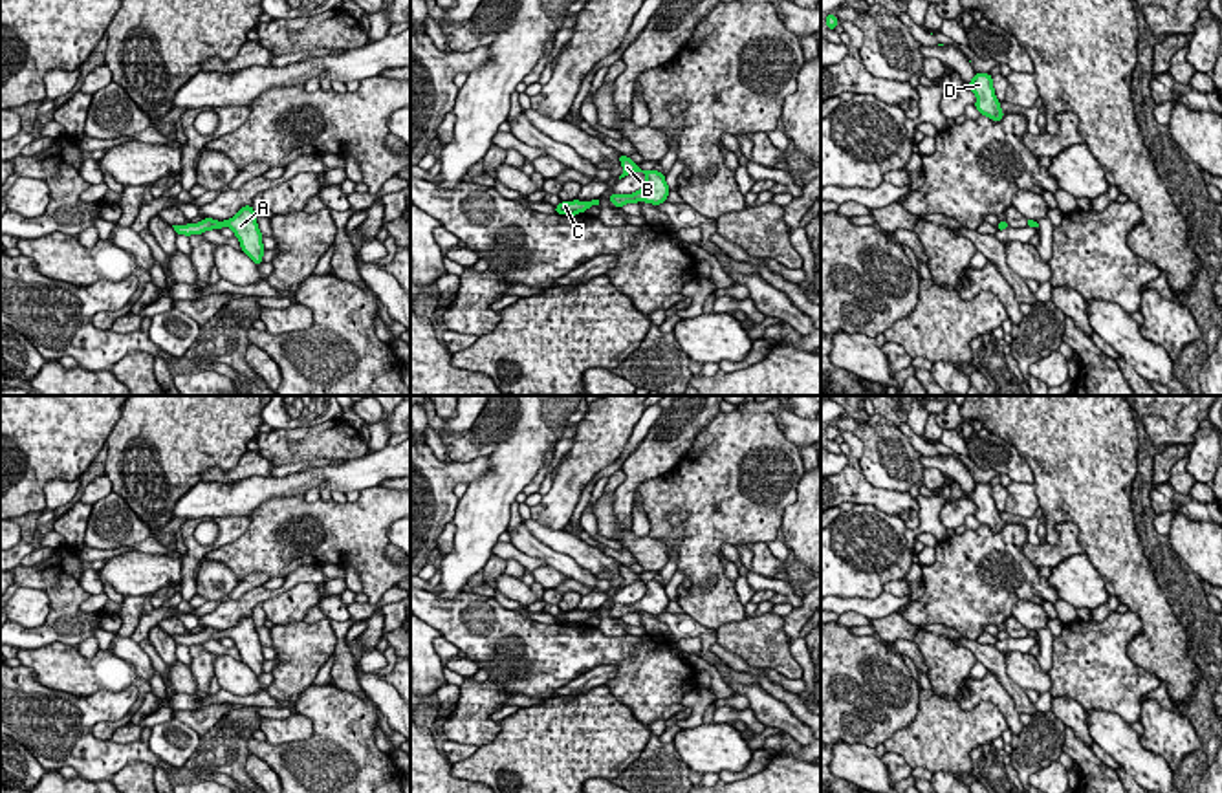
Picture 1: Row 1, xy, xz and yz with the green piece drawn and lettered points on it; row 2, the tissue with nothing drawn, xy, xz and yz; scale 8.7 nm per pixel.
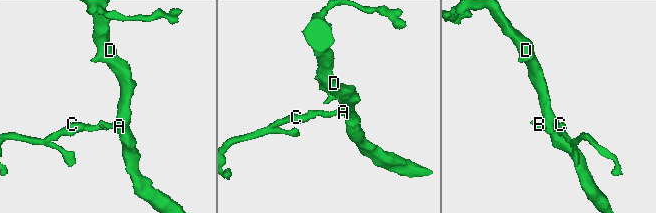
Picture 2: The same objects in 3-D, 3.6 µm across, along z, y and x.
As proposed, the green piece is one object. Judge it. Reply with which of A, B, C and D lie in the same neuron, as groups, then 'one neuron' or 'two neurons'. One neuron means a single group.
A B C D; one neuron

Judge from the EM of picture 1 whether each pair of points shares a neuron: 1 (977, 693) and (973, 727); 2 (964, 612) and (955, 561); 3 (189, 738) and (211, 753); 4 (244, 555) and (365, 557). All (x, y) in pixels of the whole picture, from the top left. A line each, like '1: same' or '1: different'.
1: different
2: same
3: different
4: same

